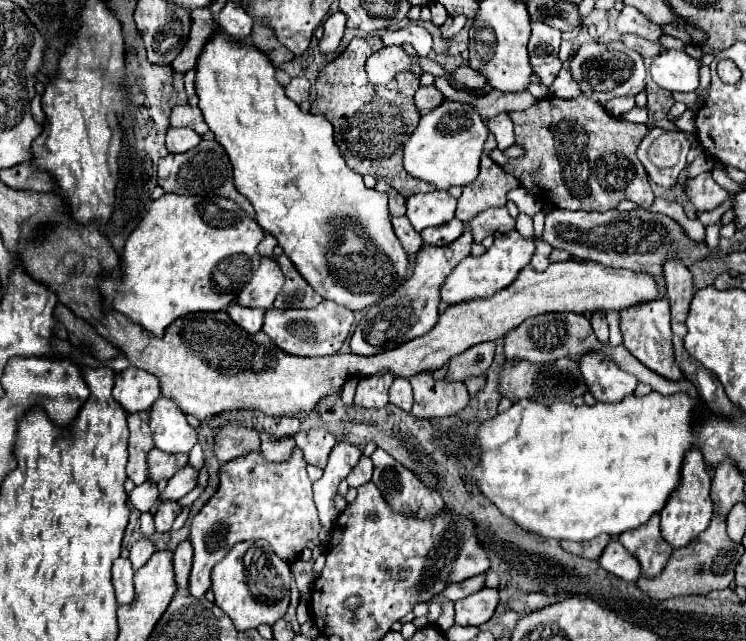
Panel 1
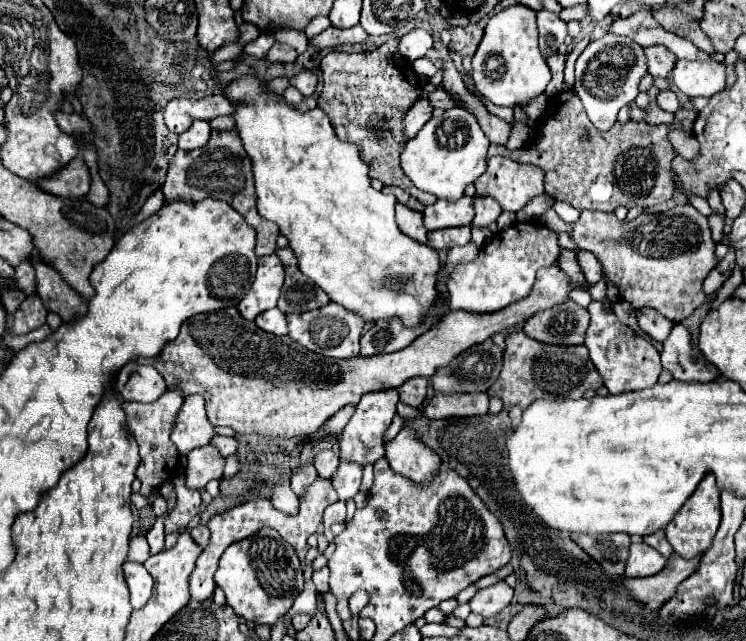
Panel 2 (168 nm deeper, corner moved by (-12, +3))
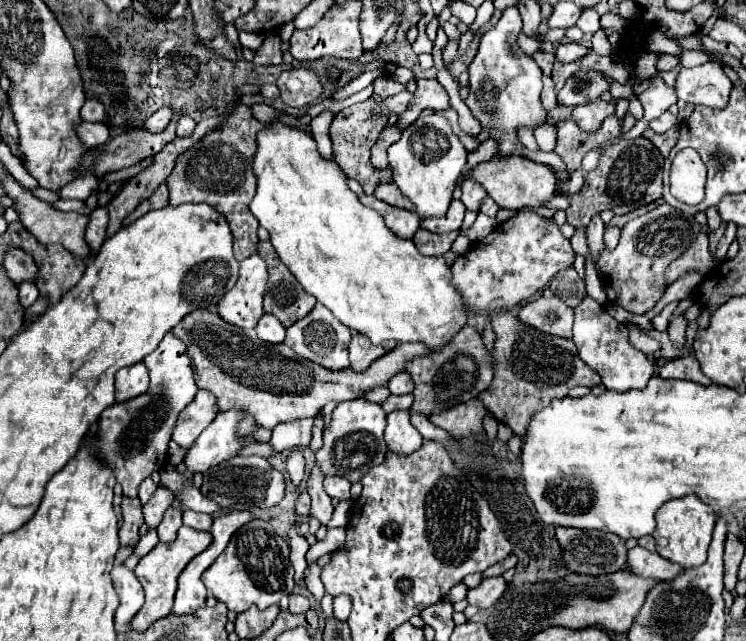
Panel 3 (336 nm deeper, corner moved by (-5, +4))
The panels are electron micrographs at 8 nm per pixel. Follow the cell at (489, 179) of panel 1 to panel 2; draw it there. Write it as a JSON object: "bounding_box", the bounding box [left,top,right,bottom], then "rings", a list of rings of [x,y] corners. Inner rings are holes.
{"bounding_box":[474,157,544,211],"rings":[[[490,157],[488,159],[488,169],[486,173],[474,183],[476,185],[476,195],[492,197],[500,203],[502,211],[520,211],[532,197],[544,193],[544,171],[534,165],[524,165],[516,163],[504,157]]]}

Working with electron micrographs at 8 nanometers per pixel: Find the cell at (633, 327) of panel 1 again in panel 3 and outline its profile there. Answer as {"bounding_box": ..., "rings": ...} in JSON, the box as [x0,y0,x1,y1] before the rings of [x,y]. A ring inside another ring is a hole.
{"bounding_box":[659,356,711,386],"rings":[[[691,356],[685,358],[677,358],[677,360],[669,360],[661,370],[659,370],[661,378],[673,378],[673,380],[691,380],[697,382],[701,386],[709,386],[711,380],[701,372],[699,362]]]}

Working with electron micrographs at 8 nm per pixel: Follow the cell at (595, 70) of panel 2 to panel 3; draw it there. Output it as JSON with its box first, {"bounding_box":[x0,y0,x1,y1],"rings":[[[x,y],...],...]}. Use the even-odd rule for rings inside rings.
{"bounding_box":[557,70,609,106],"rings":[[[595,70],[577,72],[567,80],[557,100],[559,104],[565,104],[565,106],[577,106],[577,104],[587,104],[597,100],[607,90],[609,90],[609,84],[605,82],[601,72],[595,72]]]}

